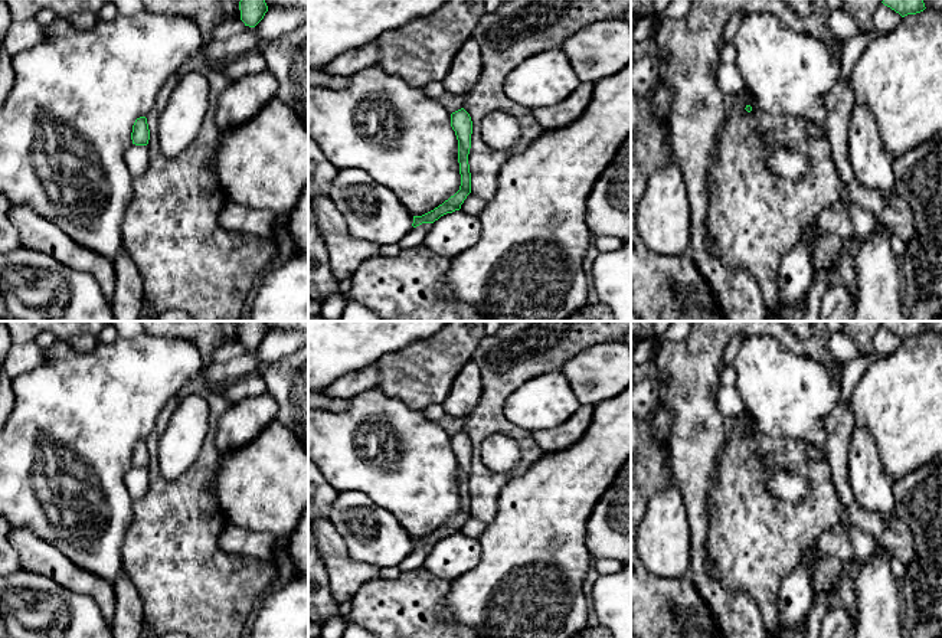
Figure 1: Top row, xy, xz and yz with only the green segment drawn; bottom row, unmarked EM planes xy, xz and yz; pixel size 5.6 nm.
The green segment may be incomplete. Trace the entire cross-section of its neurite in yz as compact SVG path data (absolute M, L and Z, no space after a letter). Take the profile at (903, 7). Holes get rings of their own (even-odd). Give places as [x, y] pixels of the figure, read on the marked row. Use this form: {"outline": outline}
{"outline": "M883 0L882 3L899 13L902 17L920 13L926 9L923 0Z"}

